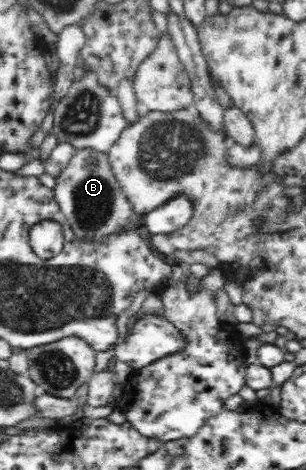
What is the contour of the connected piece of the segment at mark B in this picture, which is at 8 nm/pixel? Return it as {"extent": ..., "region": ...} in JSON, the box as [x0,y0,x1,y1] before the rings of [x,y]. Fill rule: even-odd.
{"extent":[53,150,138,243],"region":[[[77,150],[69,164],[55,178],[53,201],[64,214],[76,239],[86,243],[102,243],[110,235],[133,228],[138,213],[124,194],[107,153]]]}

